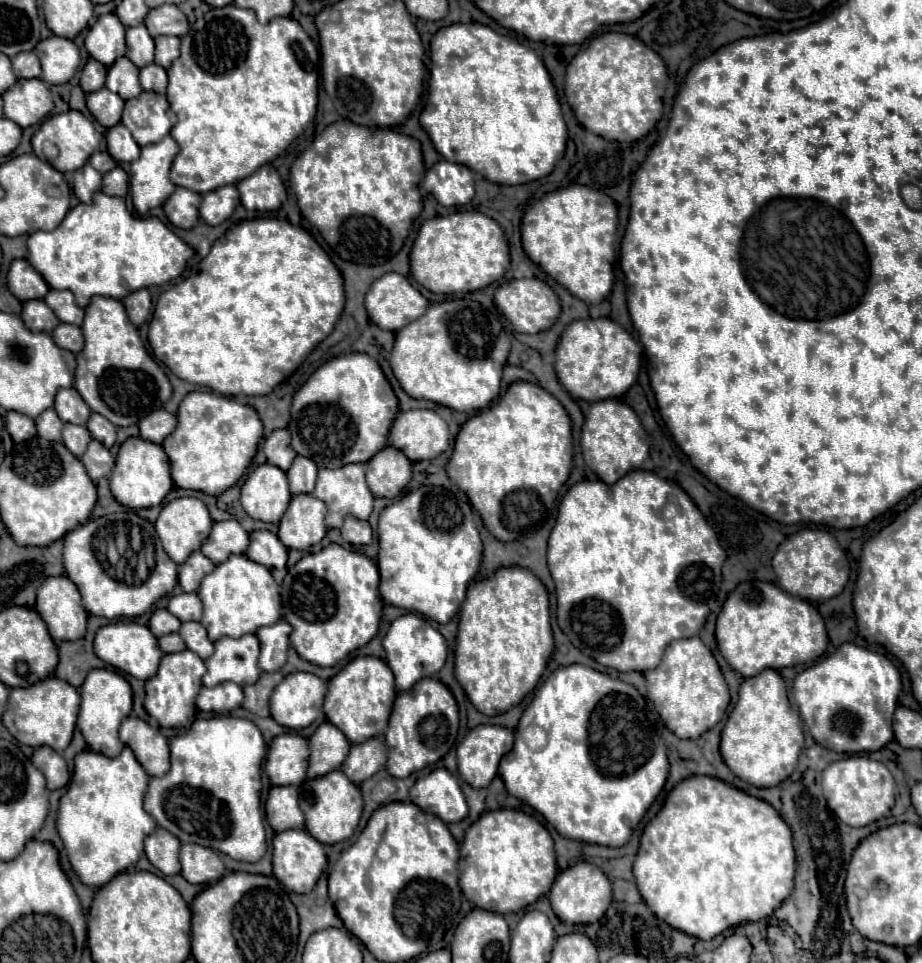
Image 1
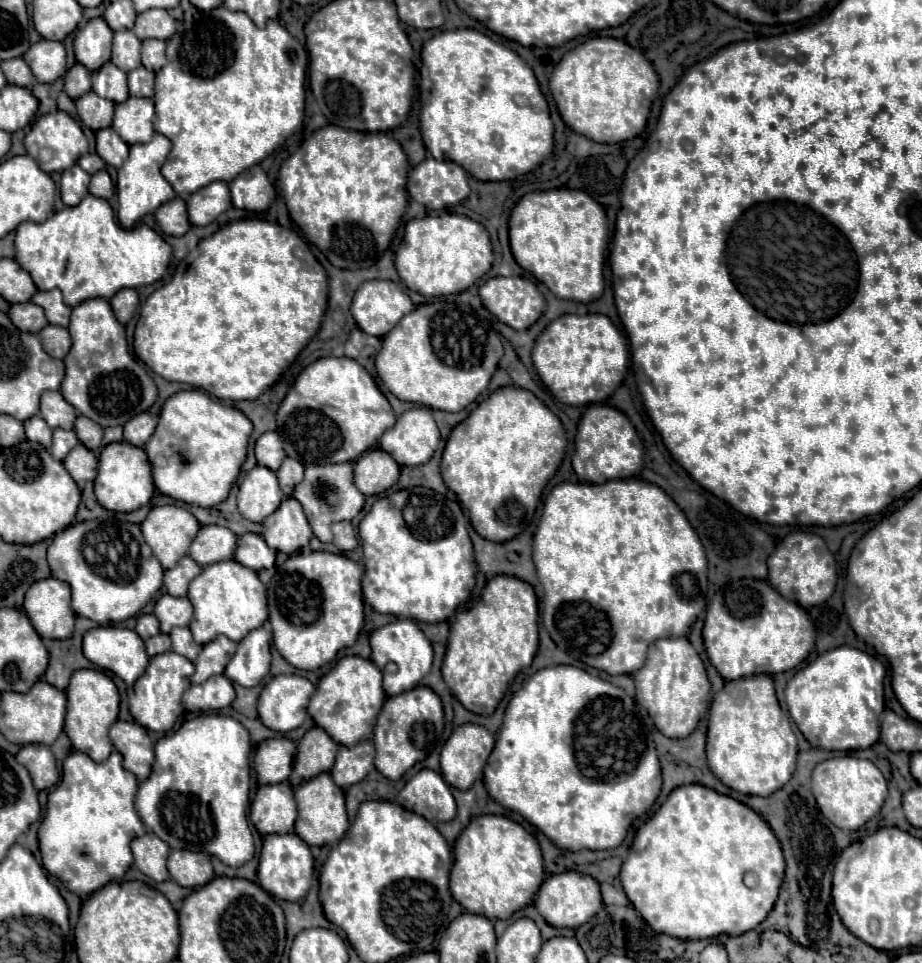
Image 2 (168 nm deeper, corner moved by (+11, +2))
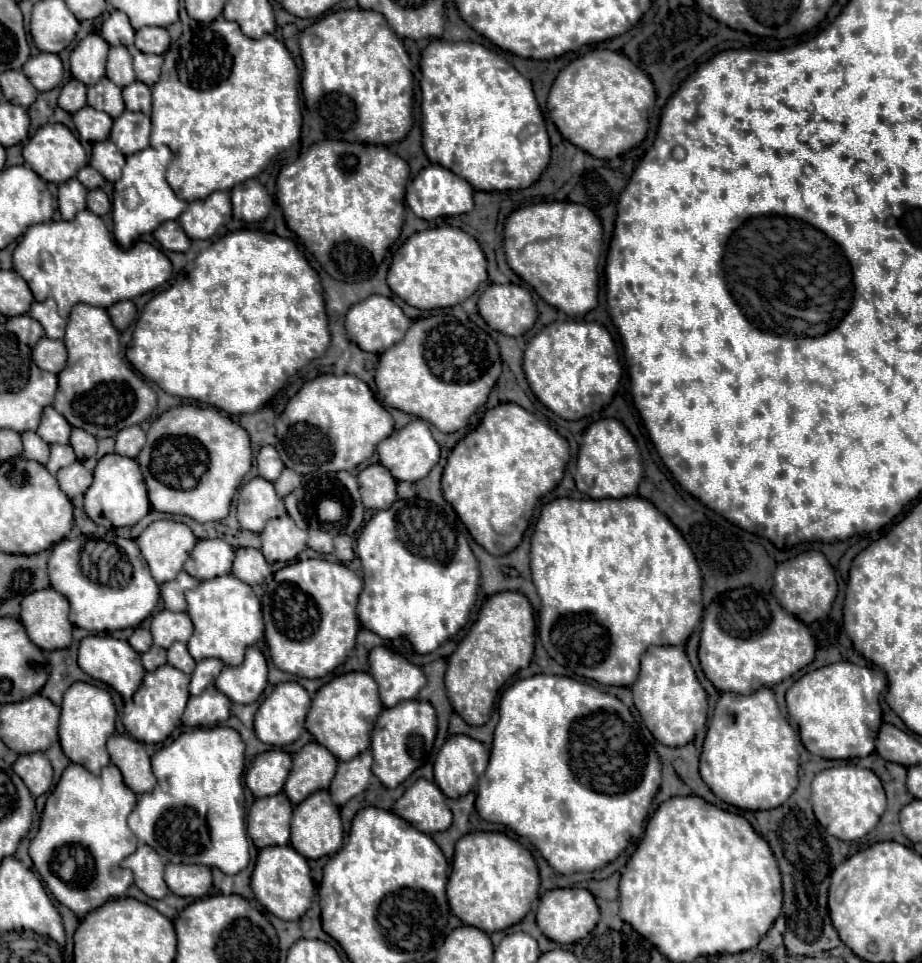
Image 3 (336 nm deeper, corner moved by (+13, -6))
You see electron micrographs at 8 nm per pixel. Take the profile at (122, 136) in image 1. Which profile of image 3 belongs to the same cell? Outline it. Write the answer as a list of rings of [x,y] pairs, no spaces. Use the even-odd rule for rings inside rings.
[[[102,140],[94,144],[92,150],[92,158],[90,158],[90,166],[98,168],[98,172],[102,172],[102,176],[110,182],[120,180],[122,176],[122,168],[124,168],[124,154],[118,152],[116,144],[110,140]]]

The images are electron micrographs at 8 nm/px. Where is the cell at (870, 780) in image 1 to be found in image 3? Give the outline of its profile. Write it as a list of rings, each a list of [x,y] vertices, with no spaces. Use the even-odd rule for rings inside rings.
[[[834,766],[822,770],[812,780],[812,808],[818,822],[840,840],[856,840],[868,834],[886,810],[886,796],[878,776],[860,766]]]

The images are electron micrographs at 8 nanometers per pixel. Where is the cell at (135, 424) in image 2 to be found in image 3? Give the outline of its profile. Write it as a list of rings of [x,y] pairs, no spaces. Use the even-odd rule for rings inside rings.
[[[140,426],[124,428],[116,436],[116,454],[136,458],[138,452],[144,448],[144,444],[146,444],[146,434],[144,434],[144,430]]]

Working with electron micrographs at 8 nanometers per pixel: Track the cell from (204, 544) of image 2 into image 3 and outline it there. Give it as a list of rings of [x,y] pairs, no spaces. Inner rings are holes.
[[[222,538],[198,540],[190,558],[184,564],[184,570],[198,580],[210,580],[214,576],[228,574],[234,562],[234,548]]]

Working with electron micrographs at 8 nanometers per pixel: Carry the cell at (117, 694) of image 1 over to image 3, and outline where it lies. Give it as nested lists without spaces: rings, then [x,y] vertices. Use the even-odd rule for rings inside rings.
[[[74,682],[62,700],[62,716],[60,716],[60,744],[64,754],[76,762],[88,768],[90,772],[98,774],[108,762],[110,756],[106,752],[106,740],[114,734],[114,720],[116,720],[116,708],[112,702],[112,696],[94,684],[88,682]]]

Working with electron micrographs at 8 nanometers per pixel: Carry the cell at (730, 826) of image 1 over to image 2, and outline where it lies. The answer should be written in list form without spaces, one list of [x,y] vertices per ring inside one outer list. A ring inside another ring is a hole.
[[[688,784],[672,790],[656,814],[636,832],[630,856],[622,864],[620,880],[630,904],[654,932],[680,940],[702,940],[720,934],[738,936],[756,928],[778,900],[784,866],[780,842],[760,814],[730,796],[700,784]],[[748,872],[756,876],[754,888],[744,884]]]

